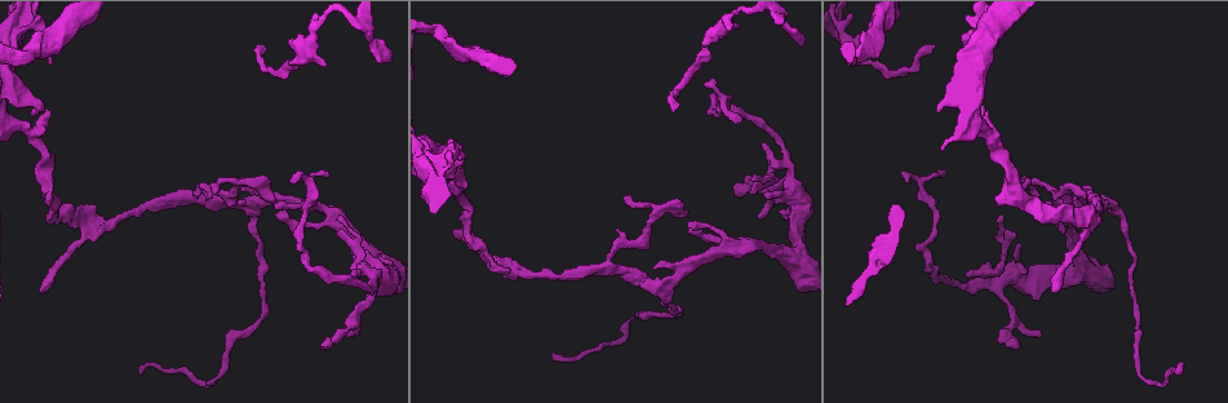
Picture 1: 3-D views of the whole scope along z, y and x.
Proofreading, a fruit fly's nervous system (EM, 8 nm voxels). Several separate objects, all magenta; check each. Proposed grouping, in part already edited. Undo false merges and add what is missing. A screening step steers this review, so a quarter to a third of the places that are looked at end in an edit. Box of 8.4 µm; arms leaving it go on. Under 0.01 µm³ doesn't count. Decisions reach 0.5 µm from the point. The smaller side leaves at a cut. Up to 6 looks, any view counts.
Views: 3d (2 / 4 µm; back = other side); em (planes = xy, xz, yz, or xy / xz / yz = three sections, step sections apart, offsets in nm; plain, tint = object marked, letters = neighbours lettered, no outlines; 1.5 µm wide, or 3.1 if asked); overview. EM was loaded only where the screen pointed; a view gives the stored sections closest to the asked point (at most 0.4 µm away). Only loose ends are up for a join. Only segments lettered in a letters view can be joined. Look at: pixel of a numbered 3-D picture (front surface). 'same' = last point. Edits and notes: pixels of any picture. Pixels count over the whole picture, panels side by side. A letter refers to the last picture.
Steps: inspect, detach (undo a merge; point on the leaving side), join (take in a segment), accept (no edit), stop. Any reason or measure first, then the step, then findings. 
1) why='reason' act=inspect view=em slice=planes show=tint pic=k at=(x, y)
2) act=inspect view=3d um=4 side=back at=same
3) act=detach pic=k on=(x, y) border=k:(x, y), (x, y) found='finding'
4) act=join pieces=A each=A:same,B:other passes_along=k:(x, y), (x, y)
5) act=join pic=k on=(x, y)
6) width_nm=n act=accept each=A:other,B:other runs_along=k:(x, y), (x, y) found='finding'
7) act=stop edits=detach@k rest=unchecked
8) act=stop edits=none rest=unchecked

why='branch stops here' act=inspect view=3d um=2 pic=1 at=(352, 273)

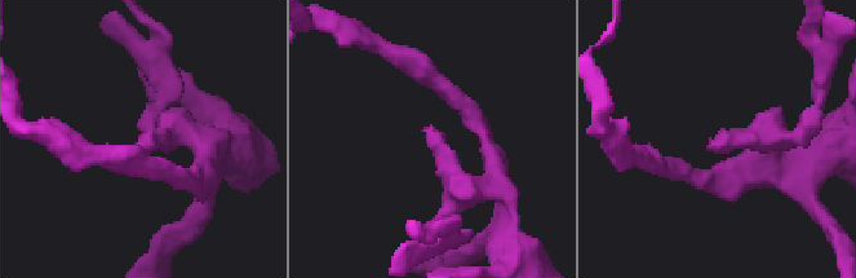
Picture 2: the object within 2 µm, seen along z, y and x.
act=inspect view=em slice=planes show=tint pic=2 at=(143, 146)

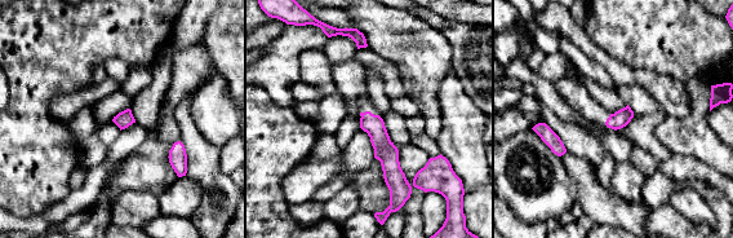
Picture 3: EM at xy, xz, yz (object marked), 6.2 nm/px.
act=inspect view=em slice=planes show=letters at=same

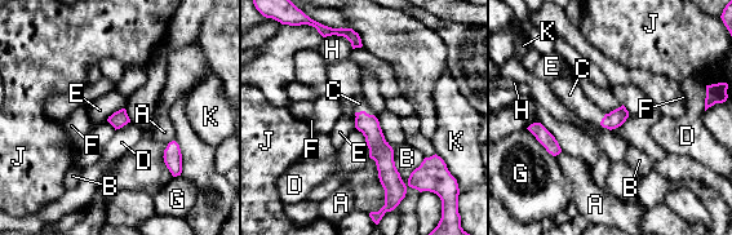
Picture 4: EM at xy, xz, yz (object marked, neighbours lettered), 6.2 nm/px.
act=join pieces=C each=A:other,B:other,C:same,D:other,E:other,F:other,G:other,H:other,J:other,K:other passes_along=4:(368, 124), (364, 111), (359, 103) found='it goes on there'

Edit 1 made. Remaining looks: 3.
why='thin end' act=inspect view=em slice=planes show=plain pic=1 at=(707, 81)

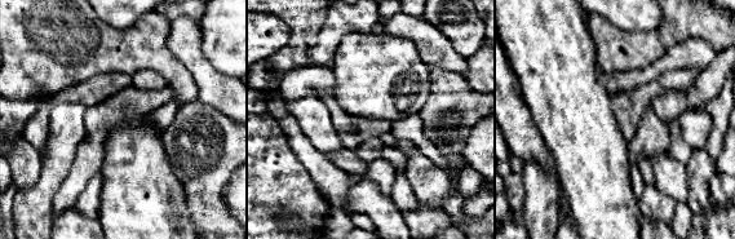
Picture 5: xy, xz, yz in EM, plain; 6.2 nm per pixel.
act=inspect view=em slice=planes show=letters at=same

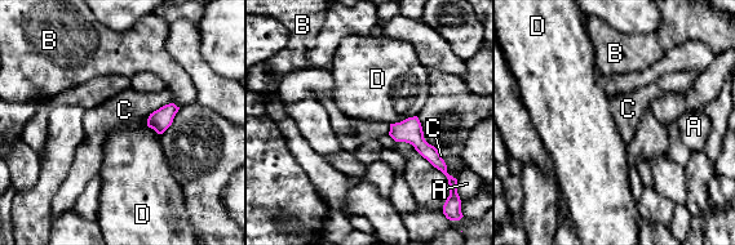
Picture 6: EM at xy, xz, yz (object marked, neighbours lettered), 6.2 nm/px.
width_nm=140 act=accept each=A:other,B:other,C:other,D:other border=6:(416, 115), (390, 124) found='none of them fits'

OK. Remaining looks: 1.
act=stop edits=join@4 rest=unchecked

